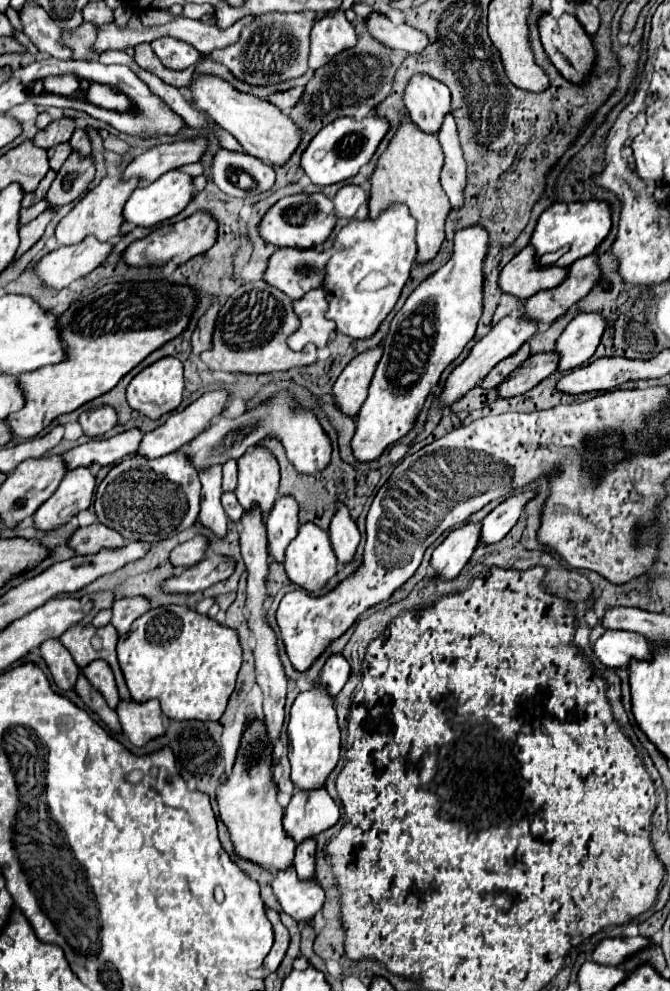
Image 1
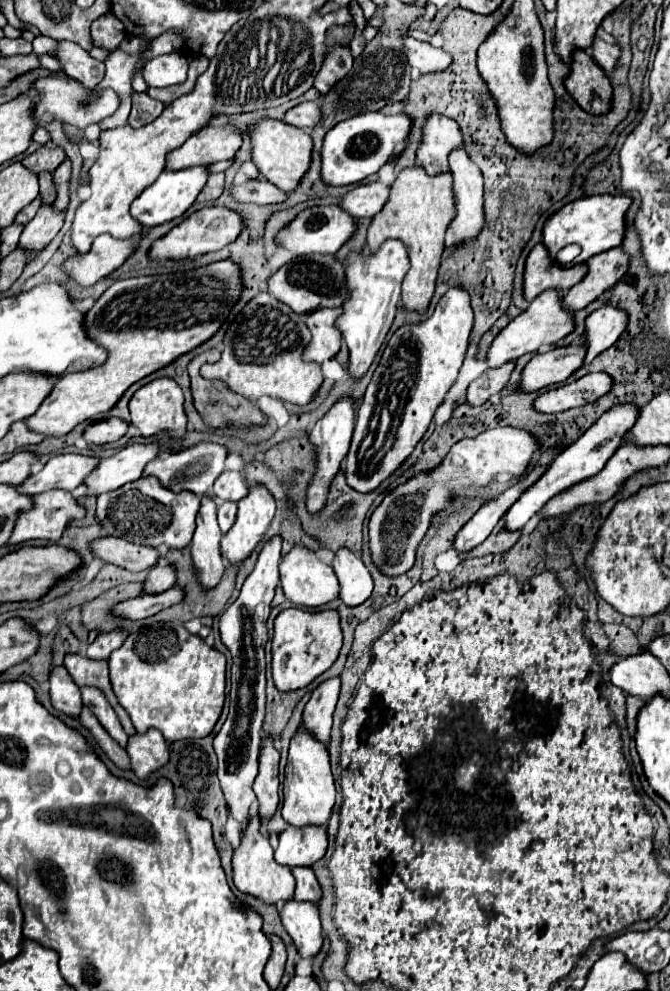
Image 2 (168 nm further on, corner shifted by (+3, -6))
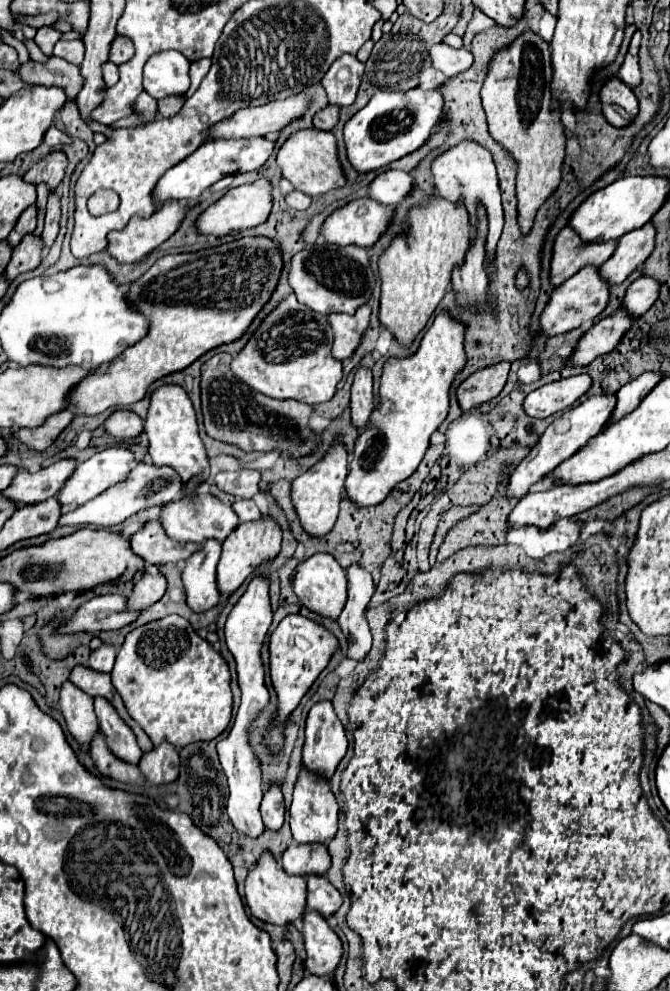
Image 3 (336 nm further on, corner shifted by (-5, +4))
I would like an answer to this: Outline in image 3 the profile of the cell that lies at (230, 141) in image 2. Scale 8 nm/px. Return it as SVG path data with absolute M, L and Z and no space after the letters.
M297 93L283 101L271 101L261 107L249 107L239 109L231 117L215 123L209 133L205 135L205 141L211 139L249 139L249 137L261 137L269 131L283 129L291 119L301 117L309 103L309 93Z

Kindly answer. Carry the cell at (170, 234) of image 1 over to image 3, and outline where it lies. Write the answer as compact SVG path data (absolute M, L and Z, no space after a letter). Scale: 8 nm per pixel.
M261 179L251 185L241 185L235 189L229 189L219 201L209 205L195 221L195 229L201 235L213 235L213 237L225 237L225 235L237 235L245 229L261 225L271 211L271 185Z

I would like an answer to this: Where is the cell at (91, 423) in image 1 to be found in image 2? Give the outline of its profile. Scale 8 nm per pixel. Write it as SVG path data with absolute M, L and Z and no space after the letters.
M109 417L105 421L97 421L87 425L83 437L87 443L93 445L105 445L105 443L115 443L127 433L127 423L119 417Z

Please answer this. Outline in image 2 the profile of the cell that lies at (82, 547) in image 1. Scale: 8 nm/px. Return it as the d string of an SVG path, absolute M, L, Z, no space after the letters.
M103 537L93 541L93 553L105 563L125 567L129 571L145 571L159 563L159 551L155 547L135 545L121 537Z

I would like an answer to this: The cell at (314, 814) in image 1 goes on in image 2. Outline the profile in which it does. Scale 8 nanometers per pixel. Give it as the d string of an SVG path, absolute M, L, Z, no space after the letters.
M293 827L279 835L279 847L275 851L275 861L289 869L311 867L327 851L327 829L325 827Z

